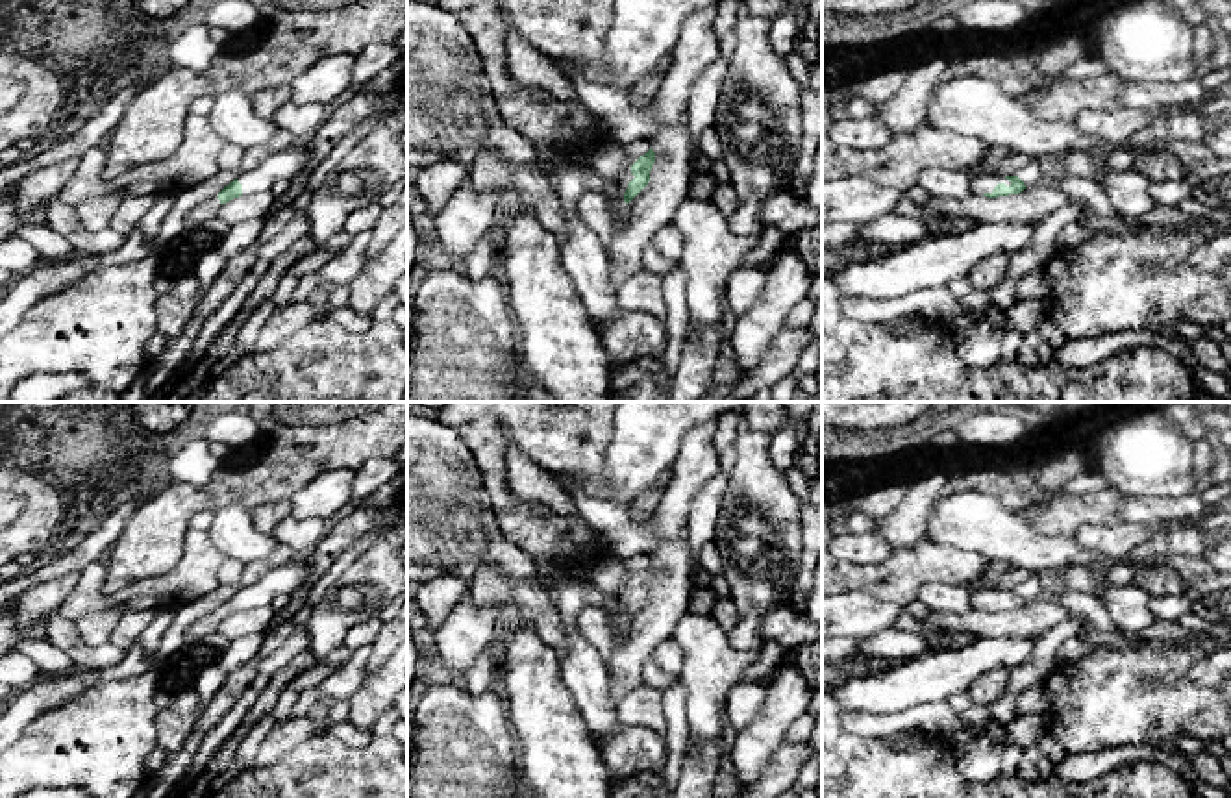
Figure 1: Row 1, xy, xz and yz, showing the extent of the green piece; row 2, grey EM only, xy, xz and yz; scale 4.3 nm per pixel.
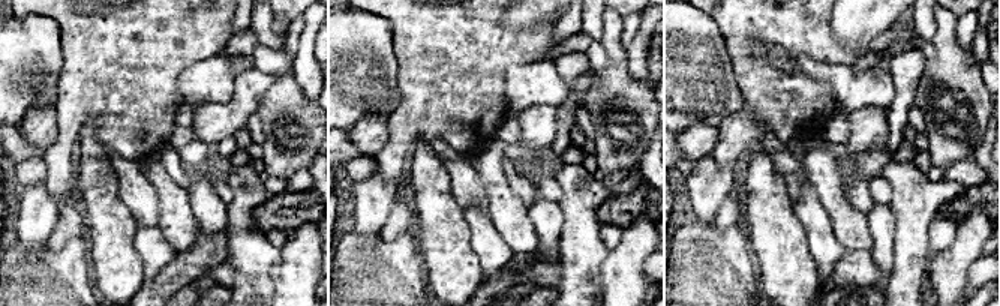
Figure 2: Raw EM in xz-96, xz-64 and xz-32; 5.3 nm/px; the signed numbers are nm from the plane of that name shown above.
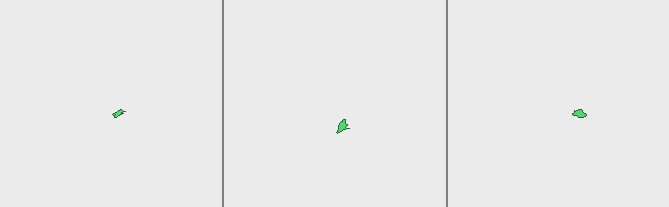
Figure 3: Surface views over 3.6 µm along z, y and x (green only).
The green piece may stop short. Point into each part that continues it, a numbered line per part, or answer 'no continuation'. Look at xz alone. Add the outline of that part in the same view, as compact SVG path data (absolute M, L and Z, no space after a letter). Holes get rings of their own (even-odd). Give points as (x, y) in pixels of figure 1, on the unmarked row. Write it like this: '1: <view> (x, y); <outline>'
1: xz (634, 565); M633 555L633 557L628 557L624 559L624 567L626 567L626 572L628 572L628 581L626 585L622 587L620 592L616 594L603 594L603 602L611 607L611 611L615 613L615 617L624 622L626 617L624 617L624 607L628 604L628 598L635 592L631 589L631 580L640 572L644 570L646 567L650 565L650 557L648 555Z

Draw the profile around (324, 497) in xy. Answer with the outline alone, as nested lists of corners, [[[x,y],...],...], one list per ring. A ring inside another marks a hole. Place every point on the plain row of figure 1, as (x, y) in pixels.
[[[335,468],[313,478],[307,485],[296,491],[291,502],[291,515],[296,518],[322,518],[333,522],[348,509],[355,472]]]

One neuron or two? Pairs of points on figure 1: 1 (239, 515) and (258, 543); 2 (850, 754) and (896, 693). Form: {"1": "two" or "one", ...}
{"1": "one", "2": "two"}

